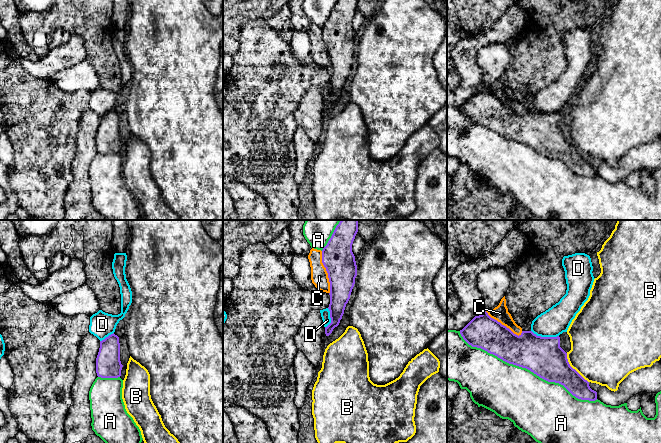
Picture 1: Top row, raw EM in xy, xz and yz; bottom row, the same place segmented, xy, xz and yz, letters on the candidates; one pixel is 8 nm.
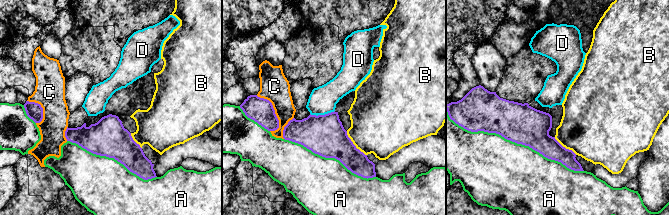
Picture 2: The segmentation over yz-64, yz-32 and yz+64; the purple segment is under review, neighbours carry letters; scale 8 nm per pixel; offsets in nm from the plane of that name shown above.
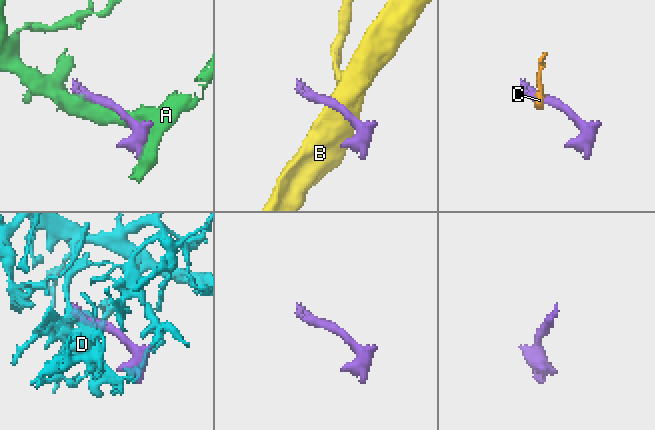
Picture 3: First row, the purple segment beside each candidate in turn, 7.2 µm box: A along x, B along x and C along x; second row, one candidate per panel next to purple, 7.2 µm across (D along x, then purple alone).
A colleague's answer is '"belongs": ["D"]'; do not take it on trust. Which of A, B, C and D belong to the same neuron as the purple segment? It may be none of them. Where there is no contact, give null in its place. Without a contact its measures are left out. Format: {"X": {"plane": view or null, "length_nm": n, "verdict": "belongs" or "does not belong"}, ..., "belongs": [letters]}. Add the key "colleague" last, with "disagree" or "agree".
{"A": {"plane": "yz", "length_nm": 1250, "verdict": "does not belong"}, "B": {"plane": "yz", "length_nm": 300, "verdict": "does not belong"}, "C": {"plane": "xz", "length_nm": 360, "verdict": "does not belong"}, "D": {"plane": "yz", "length_nm": 220, "verdict": "does not belong"}, "belongs": [], "colleague": "disagree"}

